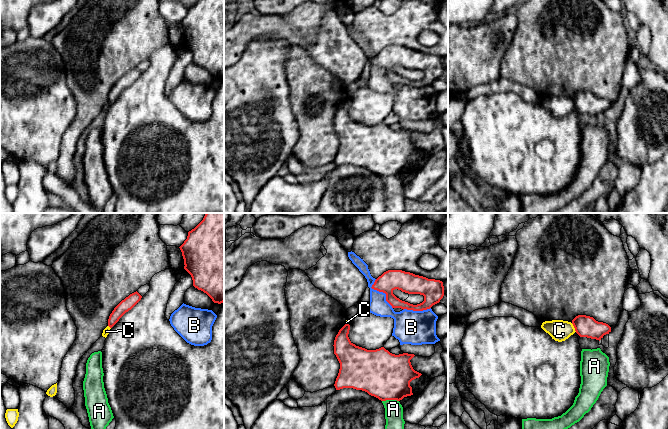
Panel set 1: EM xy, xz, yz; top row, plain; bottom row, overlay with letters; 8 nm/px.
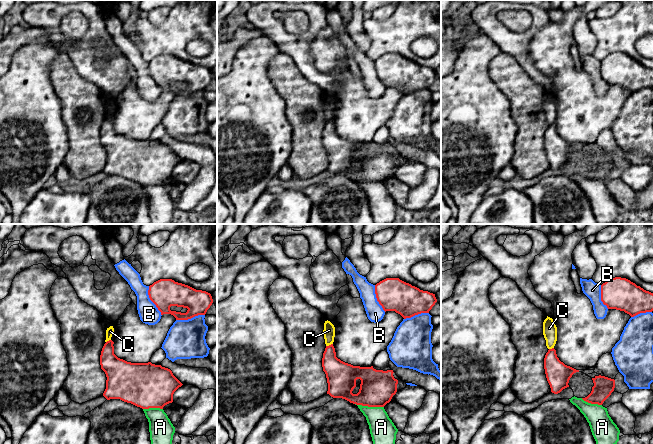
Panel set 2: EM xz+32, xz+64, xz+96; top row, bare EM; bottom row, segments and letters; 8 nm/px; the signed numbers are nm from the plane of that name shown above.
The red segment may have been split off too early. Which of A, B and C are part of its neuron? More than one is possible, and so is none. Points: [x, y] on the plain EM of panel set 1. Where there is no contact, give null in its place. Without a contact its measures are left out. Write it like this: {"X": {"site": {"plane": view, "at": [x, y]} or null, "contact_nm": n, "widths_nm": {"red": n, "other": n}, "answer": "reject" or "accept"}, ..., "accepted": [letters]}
{"A": {"site": {"plane": "xz", "at": [390, 175]}, "contact_nm": 140, "widths_nm": {"red": 380, "other": 160}, "answer": "reject"}, "B": {"site": {"plane": "xz", "at": [381, 67]}, "contact_nm": 280, "widths_nm": {"red": 170, "other": 150}, "answer": "reject"}, "C": {"site": {"plane": "yz", "at": [574, 103]}, "contact_nm": 80, "widths_nm": {"red": 180, "other": 170}, "answer": "reject"}, "accepted": []}

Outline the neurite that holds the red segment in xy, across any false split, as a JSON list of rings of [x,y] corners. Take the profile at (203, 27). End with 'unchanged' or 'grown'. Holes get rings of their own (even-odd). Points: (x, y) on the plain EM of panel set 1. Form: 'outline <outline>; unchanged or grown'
outline [[[198,0],[188,8],[187,15],[179,23],[184,35],[184,45],[191,51],[193,62],[206,69],[214,79],[224,78],[224,0]]]; unchanged

